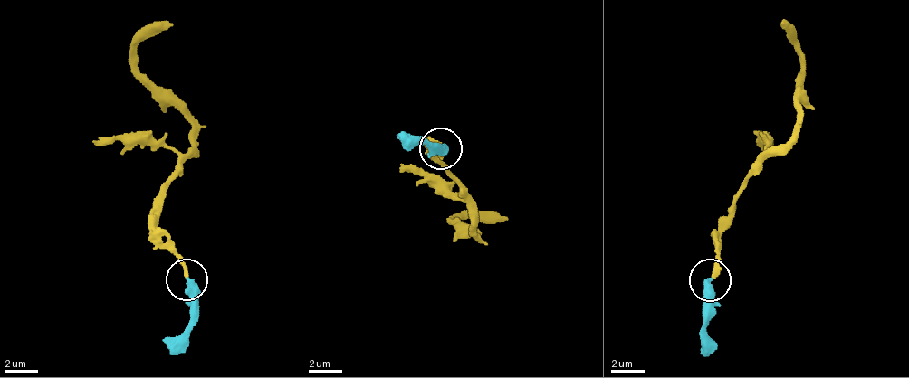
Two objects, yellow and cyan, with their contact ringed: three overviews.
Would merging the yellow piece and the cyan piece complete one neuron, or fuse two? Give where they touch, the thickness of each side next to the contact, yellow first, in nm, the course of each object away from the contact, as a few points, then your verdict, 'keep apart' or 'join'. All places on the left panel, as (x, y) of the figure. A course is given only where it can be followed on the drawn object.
at (186, 279); 240 nm thick on the yellow side, 460 nm on the other; yellow runs (187, 278), (157, 216), (194, 143), (193, 123), (137, 69), (135, 48), (173, 22); cyan runs (187, 278), (190, 336), (171, 354); join

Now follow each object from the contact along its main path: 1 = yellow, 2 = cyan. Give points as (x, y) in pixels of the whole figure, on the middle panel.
1: (442, 149), (436, 152), (480, 235), (453, 222), (461, 218), (510, 218)
2: (442, 149), (399, 134)

